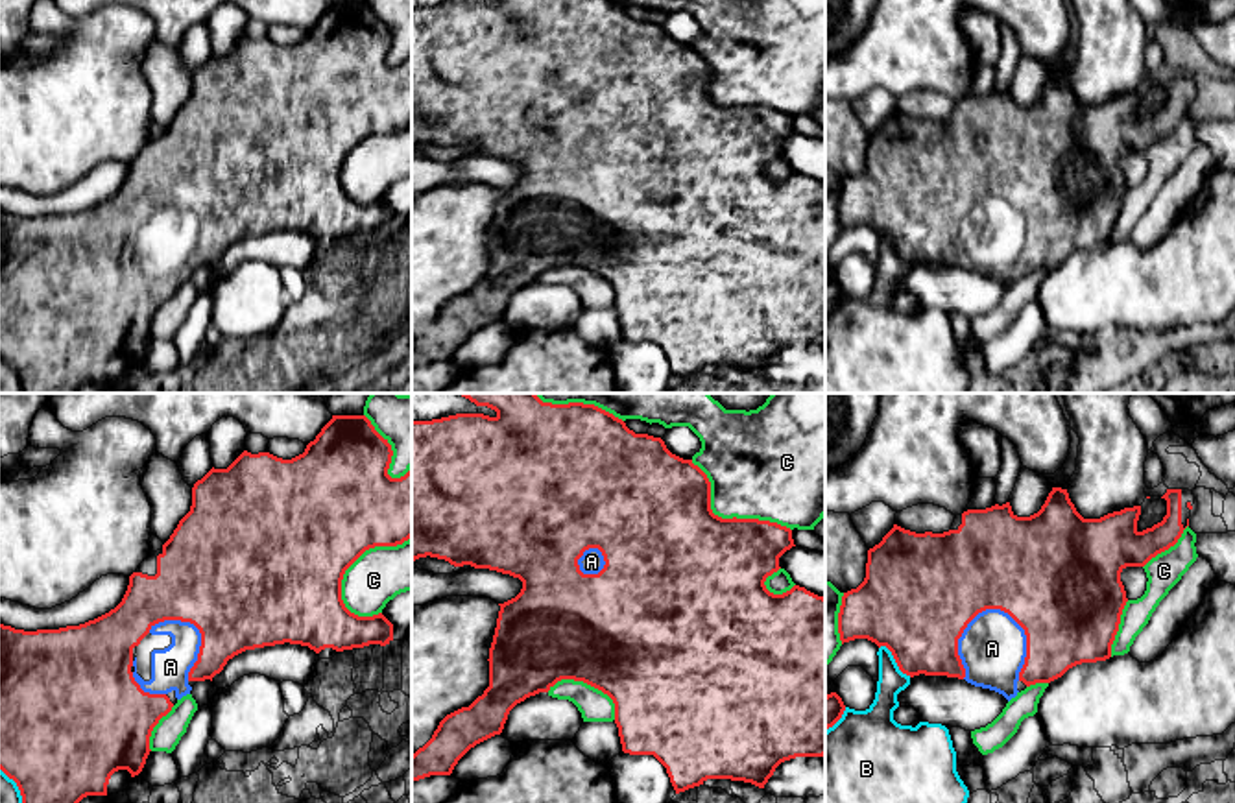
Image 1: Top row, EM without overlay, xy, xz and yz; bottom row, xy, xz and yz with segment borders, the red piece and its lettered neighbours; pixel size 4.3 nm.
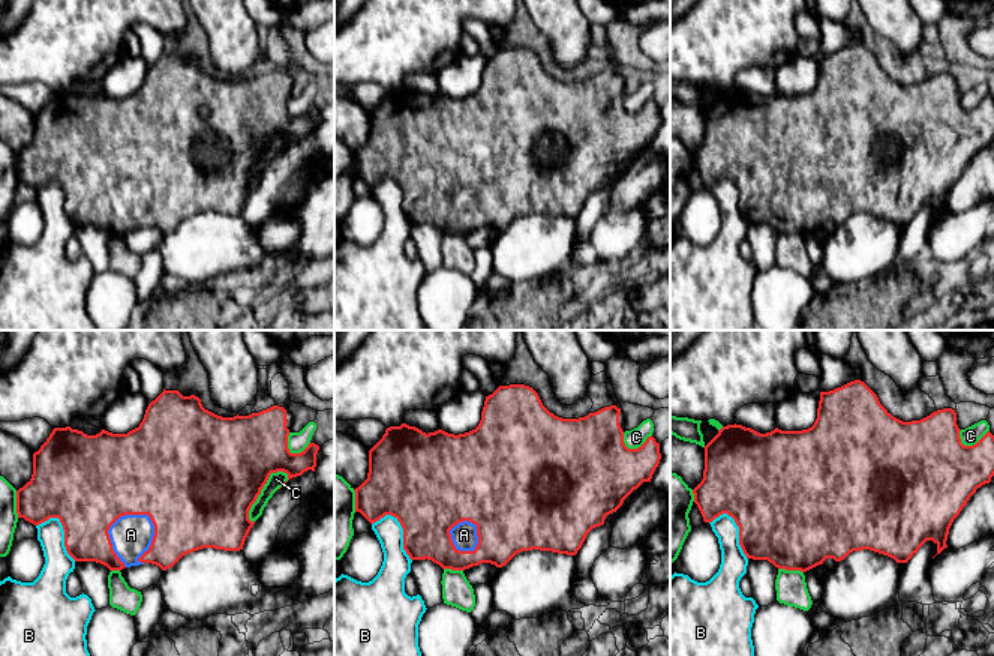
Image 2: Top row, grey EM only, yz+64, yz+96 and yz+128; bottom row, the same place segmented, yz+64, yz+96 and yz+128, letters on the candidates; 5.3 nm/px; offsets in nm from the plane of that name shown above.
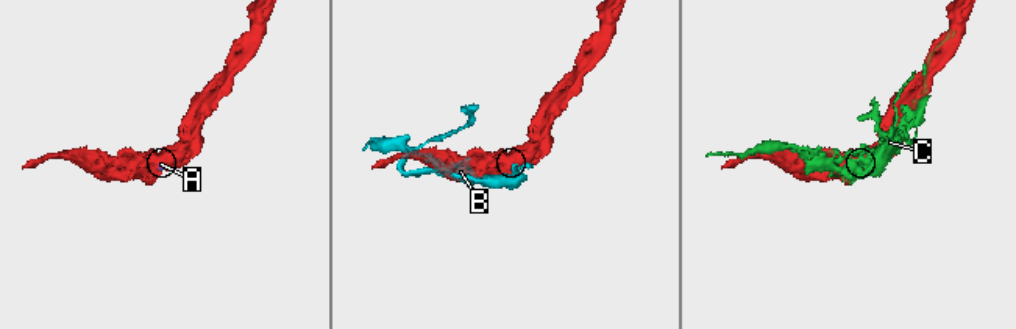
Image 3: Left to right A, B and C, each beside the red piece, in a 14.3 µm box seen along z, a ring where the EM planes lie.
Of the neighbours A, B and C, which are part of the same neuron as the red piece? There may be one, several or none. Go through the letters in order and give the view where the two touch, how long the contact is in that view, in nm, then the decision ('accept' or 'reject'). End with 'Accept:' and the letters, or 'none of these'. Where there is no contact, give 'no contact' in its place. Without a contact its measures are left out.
A: yz | 360 nm | accept
B: yz | 190 nm | reject
C: xy | 440 nm | reject
Accept: A

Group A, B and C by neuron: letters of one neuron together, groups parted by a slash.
A / B / C

